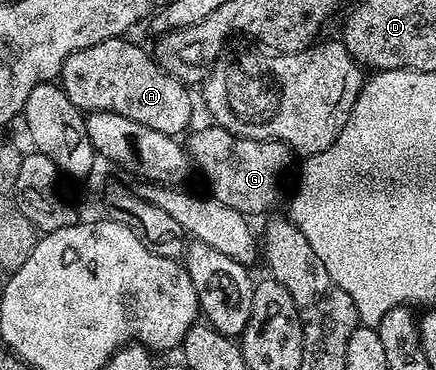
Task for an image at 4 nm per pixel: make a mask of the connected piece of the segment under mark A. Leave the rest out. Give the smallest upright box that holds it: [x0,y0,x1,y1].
[57,36,192,137]

